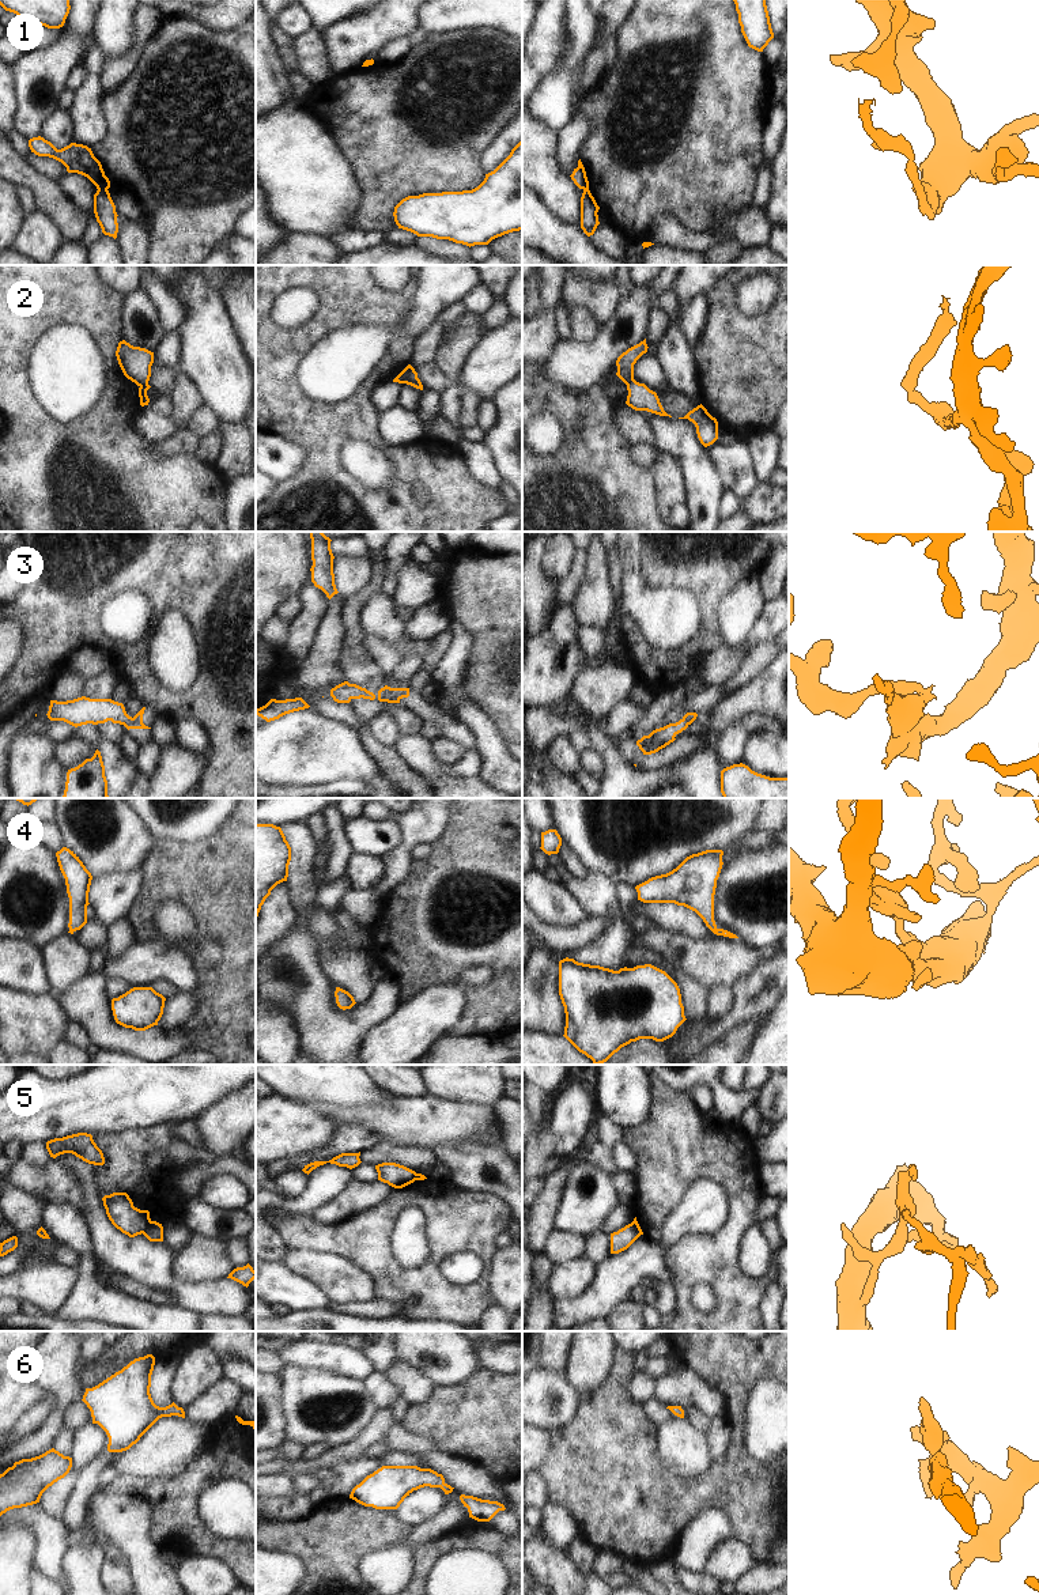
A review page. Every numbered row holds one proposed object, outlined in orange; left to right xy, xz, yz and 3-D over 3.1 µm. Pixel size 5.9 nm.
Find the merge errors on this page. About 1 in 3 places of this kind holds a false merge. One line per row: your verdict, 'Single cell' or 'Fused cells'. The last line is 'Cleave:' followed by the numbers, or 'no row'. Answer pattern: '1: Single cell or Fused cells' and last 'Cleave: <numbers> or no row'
1: Fused cells
2: Fused cells
3: Fused cells
4: Single cell
5: Fused cells
6: Single cell
Cleave: 1, 2, 3, 5

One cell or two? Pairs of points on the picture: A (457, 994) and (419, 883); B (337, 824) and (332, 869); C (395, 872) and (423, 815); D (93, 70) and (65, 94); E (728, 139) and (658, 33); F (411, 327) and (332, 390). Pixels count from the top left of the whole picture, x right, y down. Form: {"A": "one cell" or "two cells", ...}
{"A": "two cells", "B": "one cell", "C": "one cell", "D": "two cells", "E": "one cell", "F": "one cell"}

